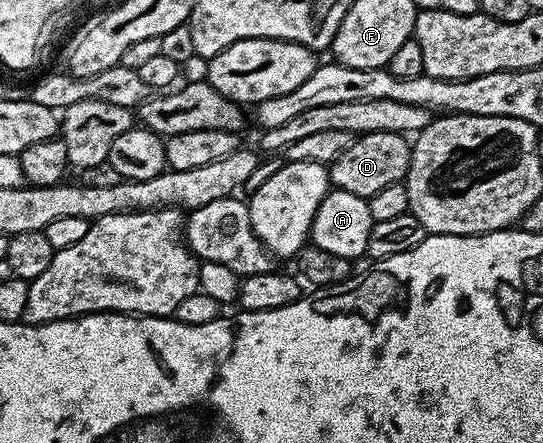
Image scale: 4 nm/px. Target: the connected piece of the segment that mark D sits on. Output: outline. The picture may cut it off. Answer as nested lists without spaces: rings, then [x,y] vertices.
[[[381,131],[356,136],[345,151],[330,162],[331,184],[341,191],[349,191],[349,195],[369,199],[384,187],[398,185],[406,178],[411,162],[411,147],[412,142],[402,133]]]

